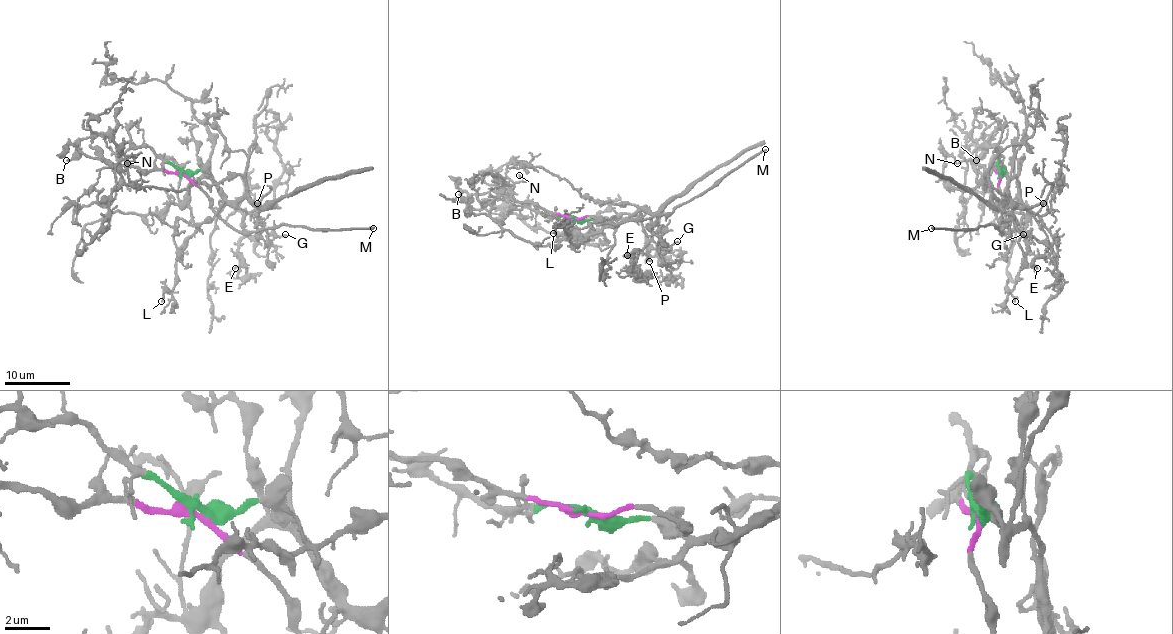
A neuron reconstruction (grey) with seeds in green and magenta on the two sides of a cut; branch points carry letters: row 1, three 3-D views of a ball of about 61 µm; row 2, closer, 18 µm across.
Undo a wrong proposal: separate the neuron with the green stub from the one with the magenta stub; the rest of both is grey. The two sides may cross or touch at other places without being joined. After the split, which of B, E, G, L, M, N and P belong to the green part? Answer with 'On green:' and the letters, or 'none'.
On green: E, G, L, N, P

